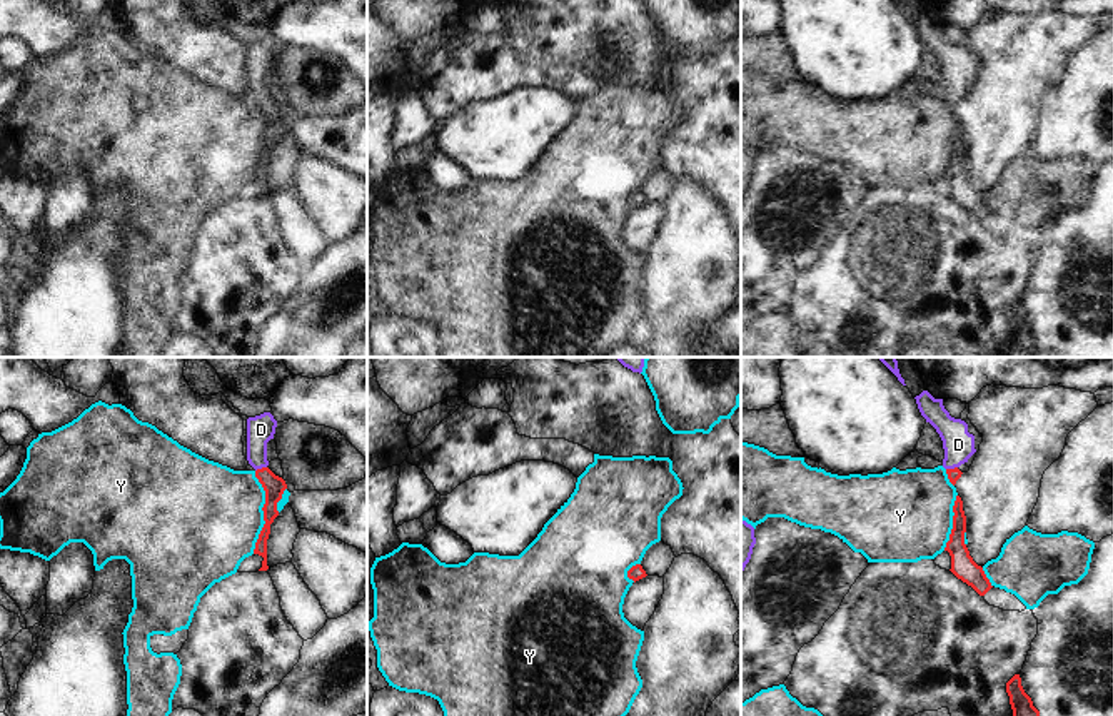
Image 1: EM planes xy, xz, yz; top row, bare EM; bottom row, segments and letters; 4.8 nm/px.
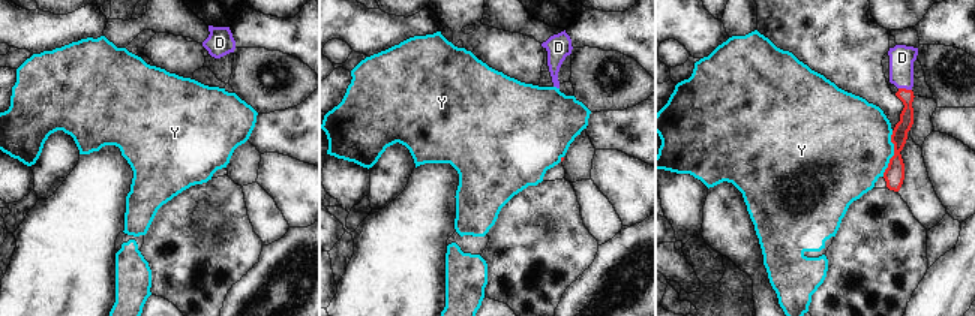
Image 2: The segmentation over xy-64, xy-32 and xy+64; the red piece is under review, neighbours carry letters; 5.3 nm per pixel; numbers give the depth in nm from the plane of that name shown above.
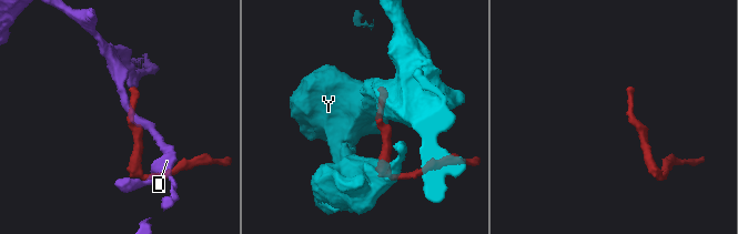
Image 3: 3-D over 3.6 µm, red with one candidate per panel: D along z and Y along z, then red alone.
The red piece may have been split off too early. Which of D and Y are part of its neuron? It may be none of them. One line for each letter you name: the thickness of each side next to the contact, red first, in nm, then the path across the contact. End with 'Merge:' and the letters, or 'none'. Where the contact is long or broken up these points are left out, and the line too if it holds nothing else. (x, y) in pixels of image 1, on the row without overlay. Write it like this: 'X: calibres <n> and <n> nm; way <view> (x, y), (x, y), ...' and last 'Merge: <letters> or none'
D: calibres 110 and 140 nm; way xy (274, 112), (262, 94), (261, 55)
Merge: D

